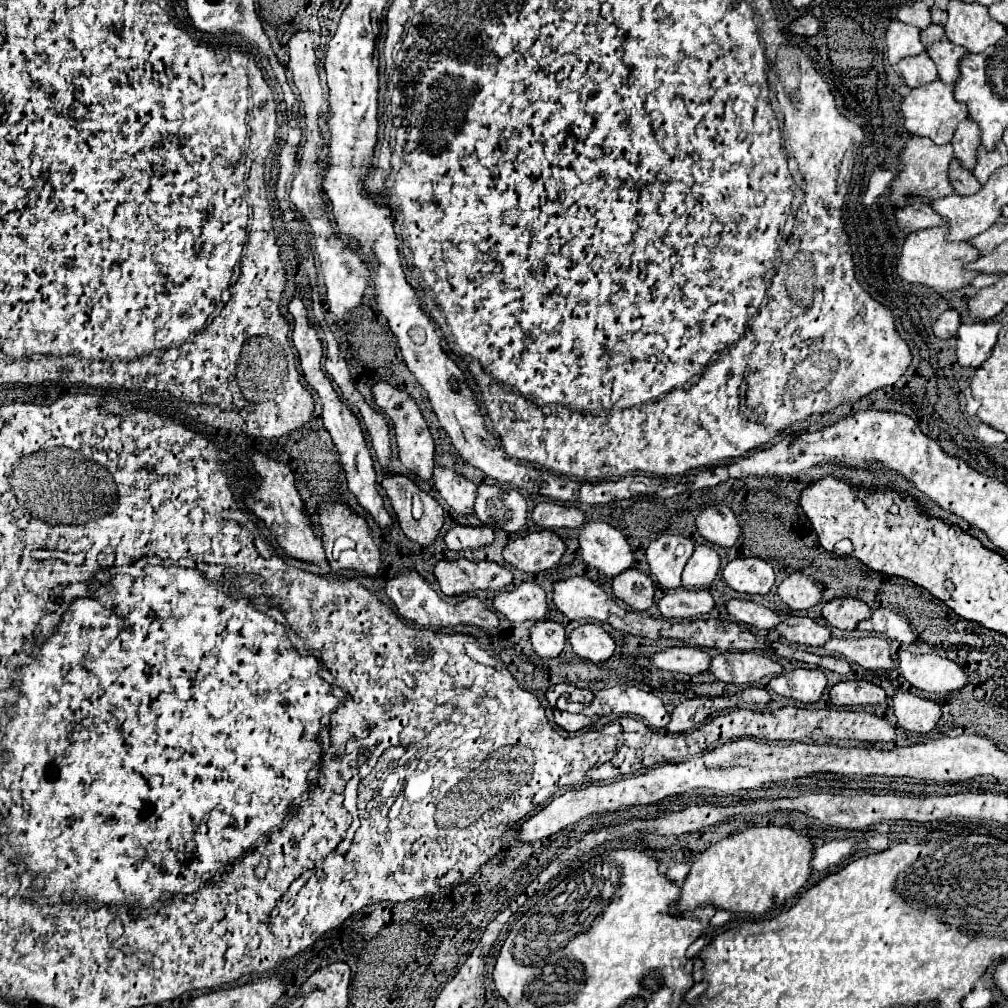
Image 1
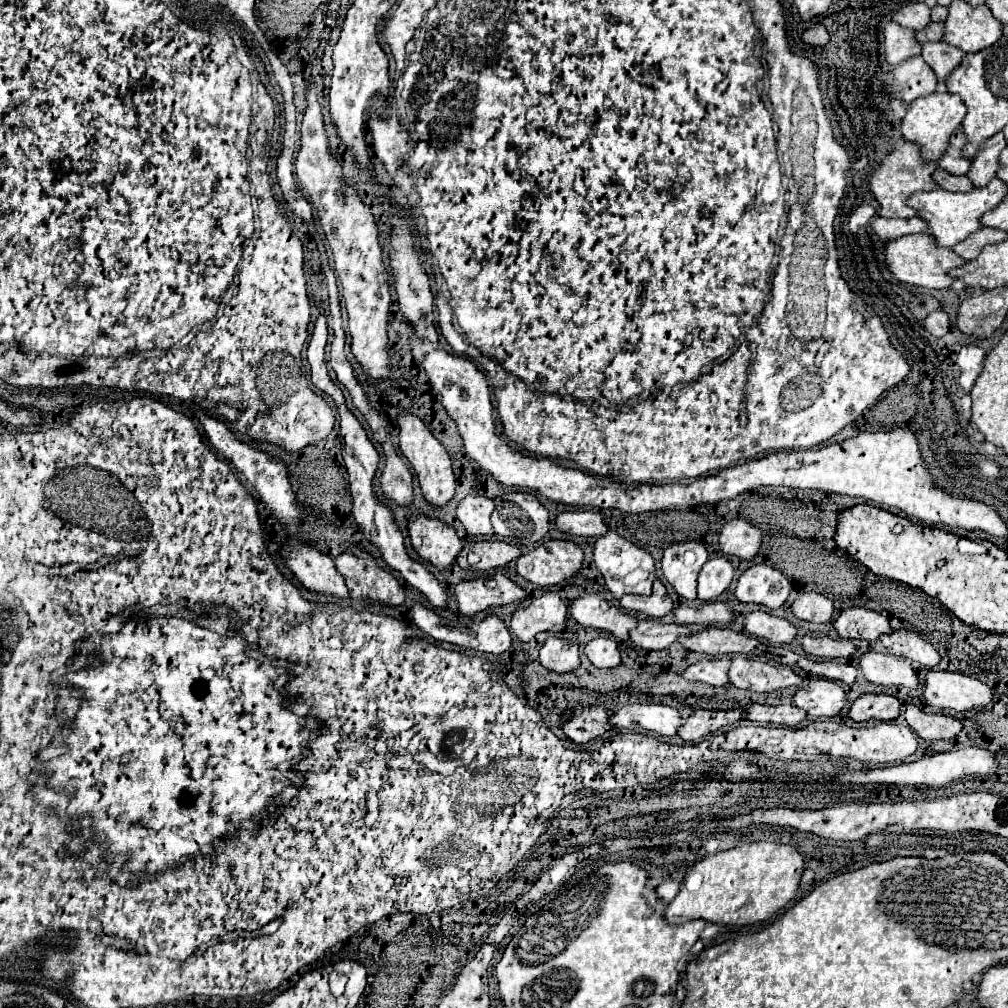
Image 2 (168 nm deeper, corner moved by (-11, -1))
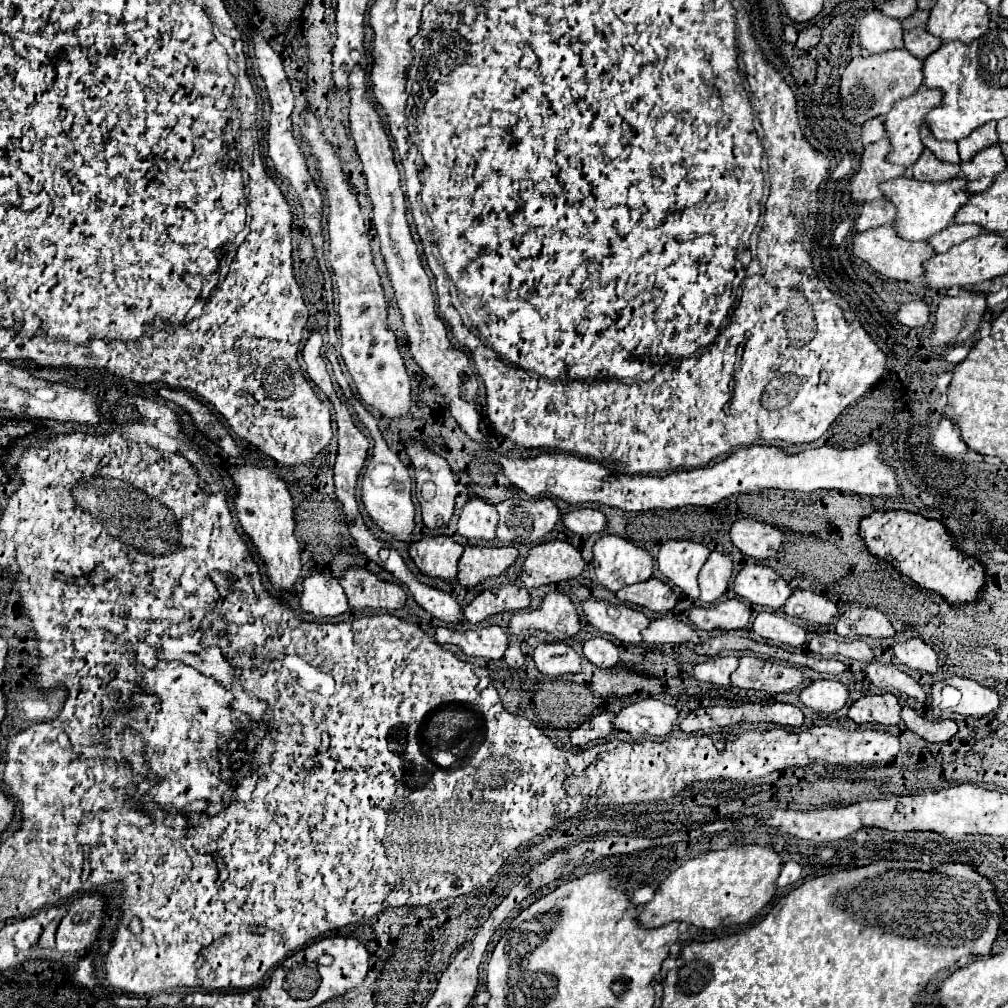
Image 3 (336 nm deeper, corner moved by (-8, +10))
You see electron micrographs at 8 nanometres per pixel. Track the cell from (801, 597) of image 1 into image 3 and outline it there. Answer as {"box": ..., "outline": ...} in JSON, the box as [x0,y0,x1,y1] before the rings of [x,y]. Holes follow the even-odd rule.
{"box":[784,590,838,626],"outline":[[[796,590],[788,598],[788,602],[784,606],[784,614],[808,620],[812,624],[828,626],[828,624],[834,624],[834,618],[838,616],[838,608],[834,606],[834,602],[830,602],[822,594]]]}

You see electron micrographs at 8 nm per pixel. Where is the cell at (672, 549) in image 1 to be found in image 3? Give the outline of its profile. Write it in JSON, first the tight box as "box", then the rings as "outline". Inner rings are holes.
{"box":[658,540,710,598],"outline":[[[670,540],[658,552],[658,570],[676,584],[686,596],[698,598],[698,572],[708,560],[710,550],[704,544],[688,540]]]}

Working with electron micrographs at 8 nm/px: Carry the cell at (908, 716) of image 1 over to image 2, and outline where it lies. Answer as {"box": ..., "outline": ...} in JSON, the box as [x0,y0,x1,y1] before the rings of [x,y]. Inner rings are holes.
{"box":[905,705,963,741],"outline":[[[907,705],[905,719],[909,727],[925,741],[955,739],[963,727],[959,719],[941,713],[925,713],[921,705]]]}

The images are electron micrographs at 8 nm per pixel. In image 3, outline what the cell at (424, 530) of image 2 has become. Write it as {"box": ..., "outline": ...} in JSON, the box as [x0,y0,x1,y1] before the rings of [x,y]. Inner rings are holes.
{"box":[410,536,464,582],"outline":[[[424,536],[420,542],[410,546],[410,558],[424,576],[456,582],[458,560],[464,546],[452,542],[448,536]]]}

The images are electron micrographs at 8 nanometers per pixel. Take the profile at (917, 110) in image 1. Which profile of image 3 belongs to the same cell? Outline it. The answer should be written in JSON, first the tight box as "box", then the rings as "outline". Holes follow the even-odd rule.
{"box":[884,86,940,168],"outline":[[[922,86],[912,96],[892,106],[892,110],[884,116],[884,128],[892,146],[888,162],[910,168],[918,160],[924,150],[918,128],[922,126],[924,116],[940,104],[940,98],[940,90],[930,90]]]}

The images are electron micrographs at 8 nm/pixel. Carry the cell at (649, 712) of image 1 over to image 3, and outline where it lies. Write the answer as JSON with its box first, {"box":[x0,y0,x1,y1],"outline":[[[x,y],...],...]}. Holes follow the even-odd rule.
{"box":[614,698,678,738],"outline":[[[644,698],[620,710],[620,714],[614,718],[614,724],[620,730],[630,732],[634,738],[638,736],[664,738],[672,732],[676,718],[678,718],[678,712],[672,706],[656,698]]]}

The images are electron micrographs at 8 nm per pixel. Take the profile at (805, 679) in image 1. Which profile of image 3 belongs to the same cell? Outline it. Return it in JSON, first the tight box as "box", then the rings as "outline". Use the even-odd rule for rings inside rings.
{"box":[800,680,848,714],"outline":[[[816,680],[800,692],[800,702],[814,712],[834,714],[848,702],[848,688],[836,680]]]}

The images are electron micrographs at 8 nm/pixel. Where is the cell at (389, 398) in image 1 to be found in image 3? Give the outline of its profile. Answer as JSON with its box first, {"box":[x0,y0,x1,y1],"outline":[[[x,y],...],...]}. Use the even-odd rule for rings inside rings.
{"box":[406,440,456,530],"outline":[[[406,440],[406,452],[410,456],[410,462],[414,466],[414,482],[416,482],[416,498],[420,502],[420,508],[422,508],[422,520],[424,520],[424,526],[428,530],[434,530],[434,528],[440,528],[444,524],[450,522],[452,514],[454,514],[454,502],[456,502],[456,480],[454,480],[454,474],[448,466],[448,462],[430,452],[422,442],[418,440]]]}

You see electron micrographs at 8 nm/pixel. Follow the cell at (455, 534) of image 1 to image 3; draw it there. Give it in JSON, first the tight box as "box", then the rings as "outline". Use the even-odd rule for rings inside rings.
{"box":[458,546,518,590],"outline":[[[466,546],[458,564],[458,582],[462,588],[472,590],[480,582],[500,576],[506,568],[510,568],[516,562],[516,558],[518,550],[514,546],[504,548]]]}

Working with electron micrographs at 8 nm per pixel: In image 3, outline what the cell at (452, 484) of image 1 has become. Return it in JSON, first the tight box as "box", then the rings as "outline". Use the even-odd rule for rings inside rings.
{"box":[458,498,498,542],"outline":[[[472,498],[460,512],[458,534],[464,538],[492,542],[496,538],[496,526],[498,526],[496,508],[484,502],[482,498]]]}

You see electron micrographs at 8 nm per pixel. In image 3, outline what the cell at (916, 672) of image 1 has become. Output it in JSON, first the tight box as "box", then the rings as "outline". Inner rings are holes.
{"box":[932,676,998,718],"outline":[[[952,676],[932,686],[934,718],[942,718],[944,714],[982,718],[992,714],[998,704],[998,694],[992,688],[980,686],[978,682],[968,678]]]}

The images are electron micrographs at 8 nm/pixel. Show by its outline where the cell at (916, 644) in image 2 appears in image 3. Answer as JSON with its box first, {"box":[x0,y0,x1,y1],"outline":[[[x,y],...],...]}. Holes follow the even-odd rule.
{"box":[894,638,938,676],"outline":[[[912,638],[906,642],[894,642],[894,656],[910,670],[920,670],[920,674],[934,676],[938,670],[936,652],[924,644],[920,638]]]}

